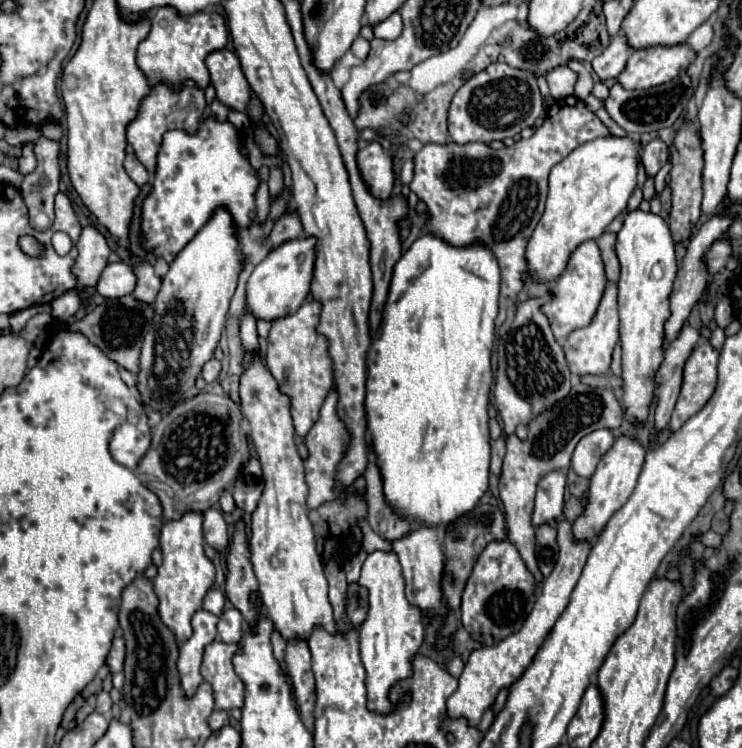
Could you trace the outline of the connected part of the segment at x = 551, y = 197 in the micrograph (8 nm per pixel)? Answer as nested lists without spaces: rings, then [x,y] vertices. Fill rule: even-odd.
[[[604,136],[578,146],[552,168],[546,210],[526,248],[528,268],[538,280],[556,280],[556,276],[564,272],[568,258],[578,248],[578,244],[596,240],[626,208],[628,198],[636,188],[638,166],[642,162],[640,152],[642,144],[636,138]]]

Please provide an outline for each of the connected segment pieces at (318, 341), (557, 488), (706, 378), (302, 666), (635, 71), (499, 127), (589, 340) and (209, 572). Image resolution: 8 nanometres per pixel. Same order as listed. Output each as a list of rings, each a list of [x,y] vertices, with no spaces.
[[[304,302],[296,314],[284,316],[272,322],[266,350],[266,366],[276,378],[282,394],[290,398],[290,412],[294,418],[294,430],[300,438],[304,438],[314,422],[318,420],[318,412],[328,392],[332,390],[332,360],[326,352],[326,338],[316,332],[316,324],[320,318],[318,302]]]
[[[552,470],[540,480],[534,500],[534,514],[532,514],[534,526],[558,520],[562,516],[564,490],[566,490],[566,472],[562,470]]]
[[[702,340],[684,366],[684,384],[670,422],[672,430],[678,430],[710,400],[716,388],[716,366],[718,350],[712,348],[706,340]]]
[[[288,642],[286,648],[288,674],[296,690],[296,700],[300,706],[300,716],[304,726],[312,732],[312,700],[314,696],[314,676],[310,670],[310,650],[306,642]]]
[[[686,44],[672,48],[656,46],[646,50],[636,50],[628,58],[626,70],[620,72],[616,82],[626,90],[644,90],[660,86],[678,76],[694,60],[694,52]]]
[[[494,62],[486,70],[474,74],[456,92],[450,104],[448,130],[456,144],[492,142],[518,136],[524,128],[532,128],[538,118],[546,118],[546,108],[536,84],[536,78],[526,76],[518,68],[504,62]]]
[[[608,282],[592,322],[588,326],[578,328],[578,330],[568,334],[568,338],[564,342],[564,354],[566,354],[566,362],[568,362],[572,374],[596,374],[596,376],[600,376],[600,374],[606,374],[610,370],[612,350],[618,342],[618,306],[616,306],[616,298],[618,298],[618,284]]]
[[[188,512],[180,520],[166,522],[160,534],[160,550],[162,550],[162,566],[158,568],[156,578],[152,578],[154,592],[160,600],[158,614],[164,626],[174,634],[176,642],[182,644],[192,636],[190,620],[202,608],[206,592],[214,582],[214,566],[204,554],[204,538],[202,538],[202,514]]]

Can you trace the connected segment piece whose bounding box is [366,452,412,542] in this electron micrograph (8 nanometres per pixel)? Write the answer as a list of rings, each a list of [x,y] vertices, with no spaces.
[[[370,452],[368,468],[366,468],[366,486],[368,486],[368,490],[366,490],[366,494],[368,494],[368,522],[370,522],[372,530],[388,542],[408,536],[412,530],[408,520],[396,516],[384,500],[382,478],[380,478],[380,472],[376,466],[376,456],[372,452]]]

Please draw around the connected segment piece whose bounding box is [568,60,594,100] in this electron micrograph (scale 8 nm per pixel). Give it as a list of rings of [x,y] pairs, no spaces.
[[[570,60],[568,66],[575,71],[578,76],[575,84],[574,95],[579,99],[584,100],[592,92],[594,81],[590,73],[579,61]]]

